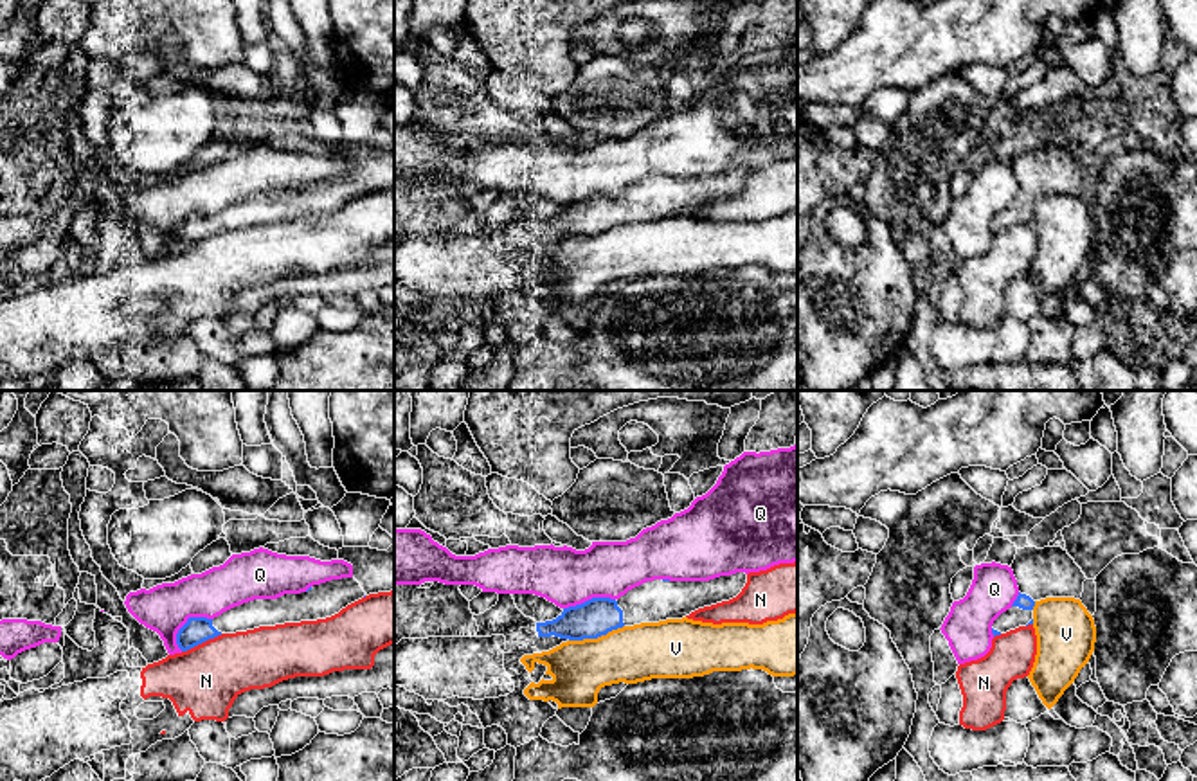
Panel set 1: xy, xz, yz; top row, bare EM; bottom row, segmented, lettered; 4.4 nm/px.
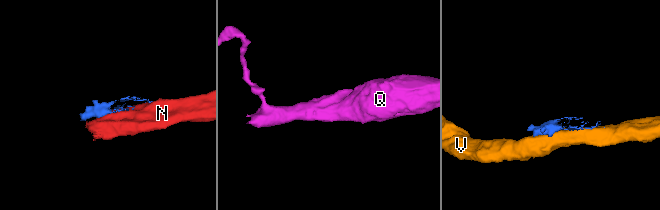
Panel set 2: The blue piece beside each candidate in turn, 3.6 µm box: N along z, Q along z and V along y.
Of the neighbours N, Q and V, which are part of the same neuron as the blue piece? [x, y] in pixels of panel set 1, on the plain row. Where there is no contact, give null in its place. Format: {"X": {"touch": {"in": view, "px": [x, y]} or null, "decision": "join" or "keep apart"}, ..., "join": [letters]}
{"N": {"touch": {"in": "xy", "px": [202, 238]}, "decision": "keep apart"}, "Q": {"touch": {"in": "xy", "px": [188, 218]}, "decision": "keep apart"}, "V": {"touch": {"in": "xz", "px": [596, 234]}, "decision": "keep apart"}, "join": []}

